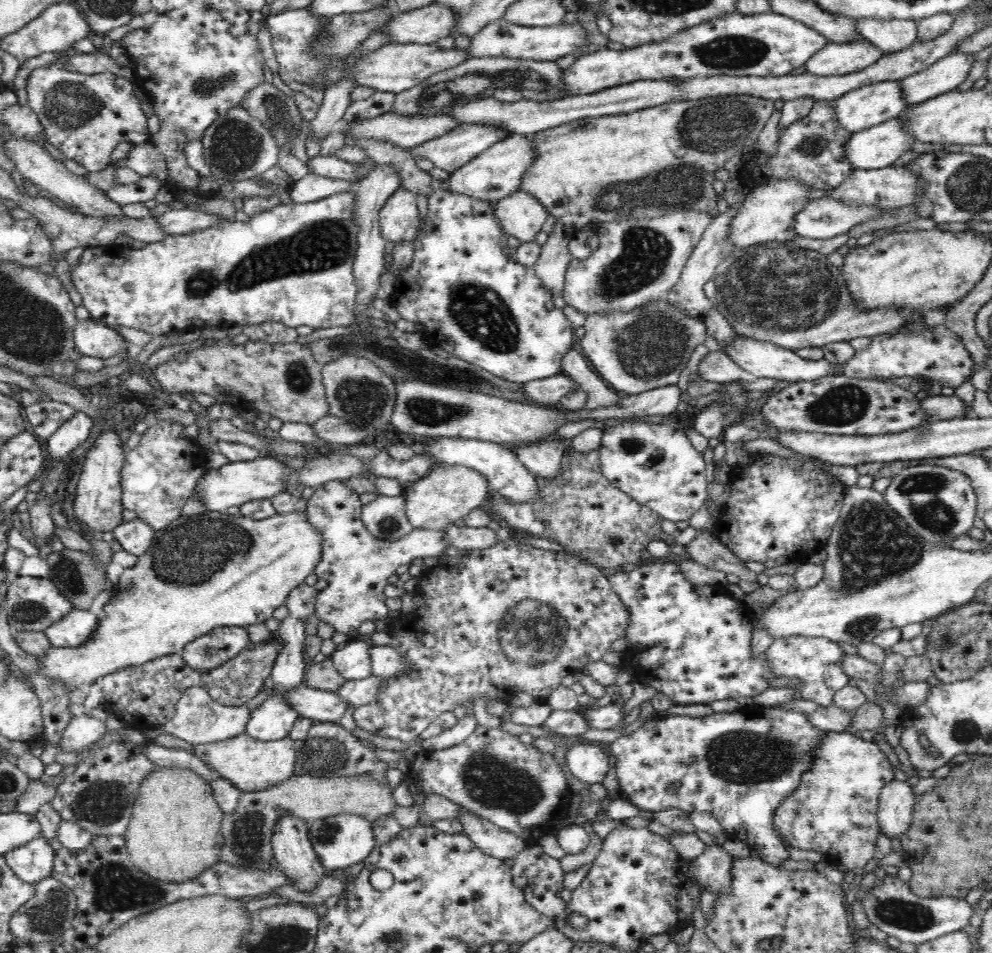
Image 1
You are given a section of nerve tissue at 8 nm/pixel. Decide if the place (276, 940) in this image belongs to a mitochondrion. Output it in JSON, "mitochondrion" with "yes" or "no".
{"mitochondrion":"yes"}

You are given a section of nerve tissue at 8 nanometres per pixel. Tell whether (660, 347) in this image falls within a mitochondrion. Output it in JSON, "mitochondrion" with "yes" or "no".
{"mitochondrion":"yes"}

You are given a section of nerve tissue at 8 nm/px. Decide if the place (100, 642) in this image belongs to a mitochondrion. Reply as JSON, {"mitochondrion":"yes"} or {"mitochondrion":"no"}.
{"mitochondrion":"no"}

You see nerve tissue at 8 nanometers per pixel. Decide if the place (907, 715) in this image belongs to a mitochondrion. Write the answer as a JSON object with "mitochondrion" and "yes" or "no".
{"mitochondrion":"no"}

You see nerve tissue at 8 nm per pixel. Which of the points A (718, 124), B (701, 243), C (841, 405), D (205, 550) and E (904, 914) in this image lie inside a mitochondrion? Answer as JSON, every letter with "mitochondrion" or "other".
{"A":"mitochondrion","B":"other","C":"mitochondrion","D":"mitochondrion","E":"mitochondrion"}

